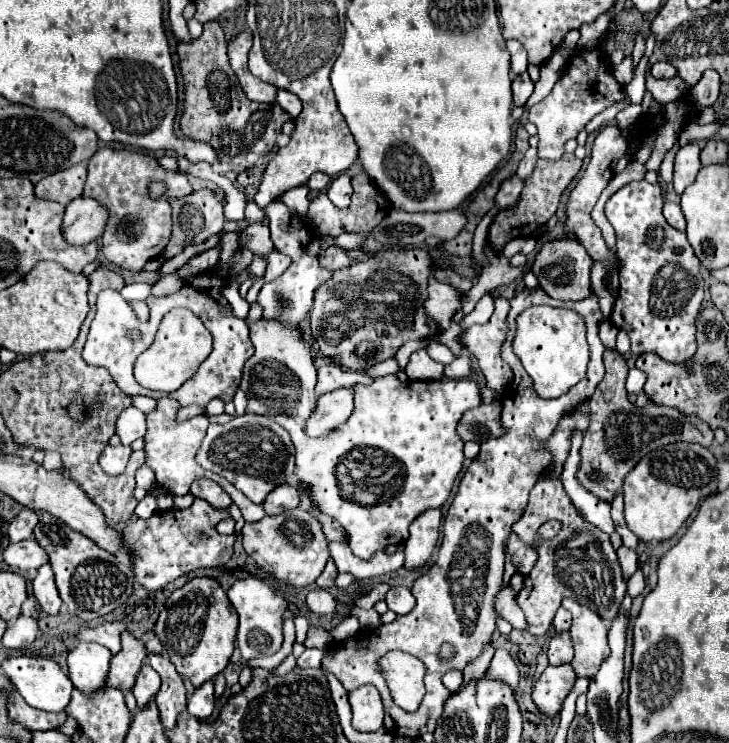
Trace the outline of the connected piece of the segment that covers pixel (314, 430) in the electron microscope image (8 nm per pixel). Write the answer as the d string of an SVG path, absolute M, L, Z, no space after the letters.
M336 389L332 393L324 393L316 399L316 409L312 417L304 421L304 431L308 437L320 437L348 421L352 413L352 389Z

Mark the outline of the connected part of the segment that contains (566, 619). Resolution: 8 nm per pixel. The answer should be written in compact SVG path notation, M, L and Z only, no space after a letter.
M560 607L560 609L556 611L556 617L554 617L554 629L556 629L558 633L570 629L570 613L568 613L564 607Z

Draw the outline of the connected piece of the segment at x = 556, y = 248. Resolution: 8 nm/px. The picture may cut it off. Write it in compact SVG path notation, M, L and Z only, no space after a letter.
M572 237L554 239L542 245L540 253L536 255L532 273L538 277L540 287L552 297L560 301L582 301L584 297L592 295L590 287L590 269L594 265L594 259L588 255L588 251Z

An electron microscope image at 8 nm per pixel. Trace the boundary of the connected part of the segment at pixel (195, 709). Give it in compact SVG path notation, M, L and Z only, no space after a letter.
M196 577L188 581L182 589L176 589L168 597L166 611L160 613L154 625L154 633L160 639L164 653L174 663L176 671L184 675L194 687L198 687L188 699L188 713L202 721L208 721L214 713L212 679L226 669L234 651L236 637L236 611L232 609L226 591L220 587L218 581L208 577Z

